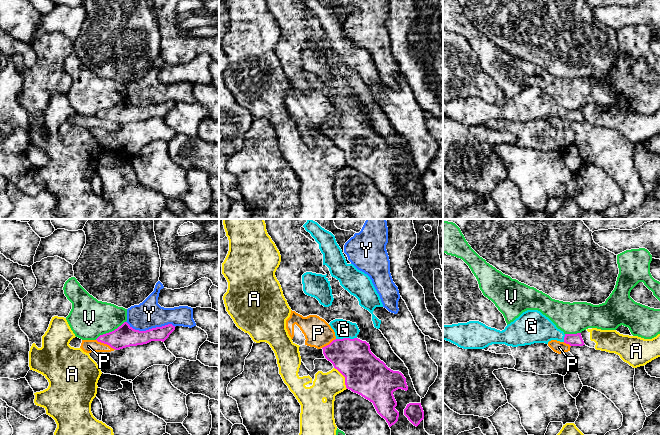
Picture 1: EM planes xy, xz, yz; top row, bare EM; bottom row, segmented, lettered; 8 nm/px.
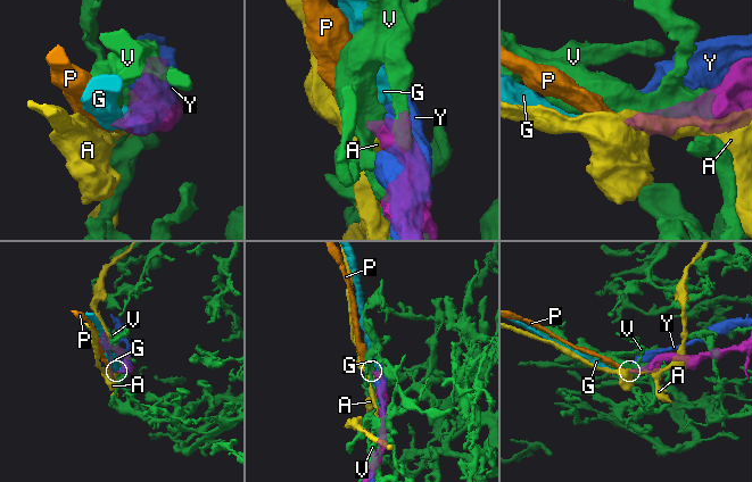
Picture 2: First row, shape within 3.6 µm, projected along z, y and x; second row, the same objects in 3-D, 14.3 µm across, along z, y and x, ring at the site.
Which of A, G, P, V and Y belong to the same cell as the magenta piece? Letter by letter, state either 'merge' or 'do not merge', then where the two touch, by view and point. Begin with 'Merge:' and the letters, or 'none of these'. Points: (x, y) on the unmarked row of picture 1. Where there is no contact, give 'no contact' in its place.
Merge: G
A: do not merge; meets magenta in xz at (345, 154)
G: merge; meets magenta in xz at (346, 114)
P: do not merge; meets magenta in xy at (106, 119)
V: do not merge; meets magenta in xy at (110, 108)
Y: do not merge; meets magenta in xy at (151, 105)

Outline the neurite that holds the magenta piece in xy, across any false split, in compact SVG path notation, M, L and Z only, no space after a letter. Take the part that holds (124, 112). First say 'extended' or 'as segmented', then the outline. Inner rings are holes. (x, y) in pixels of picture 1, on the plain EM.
as segmented | M124 98L114 107L100 111L96 116L115 126L120 126L130 122L147 120L151 117L164 118L174 106L175 102L168 100L146 107L139 107Z

